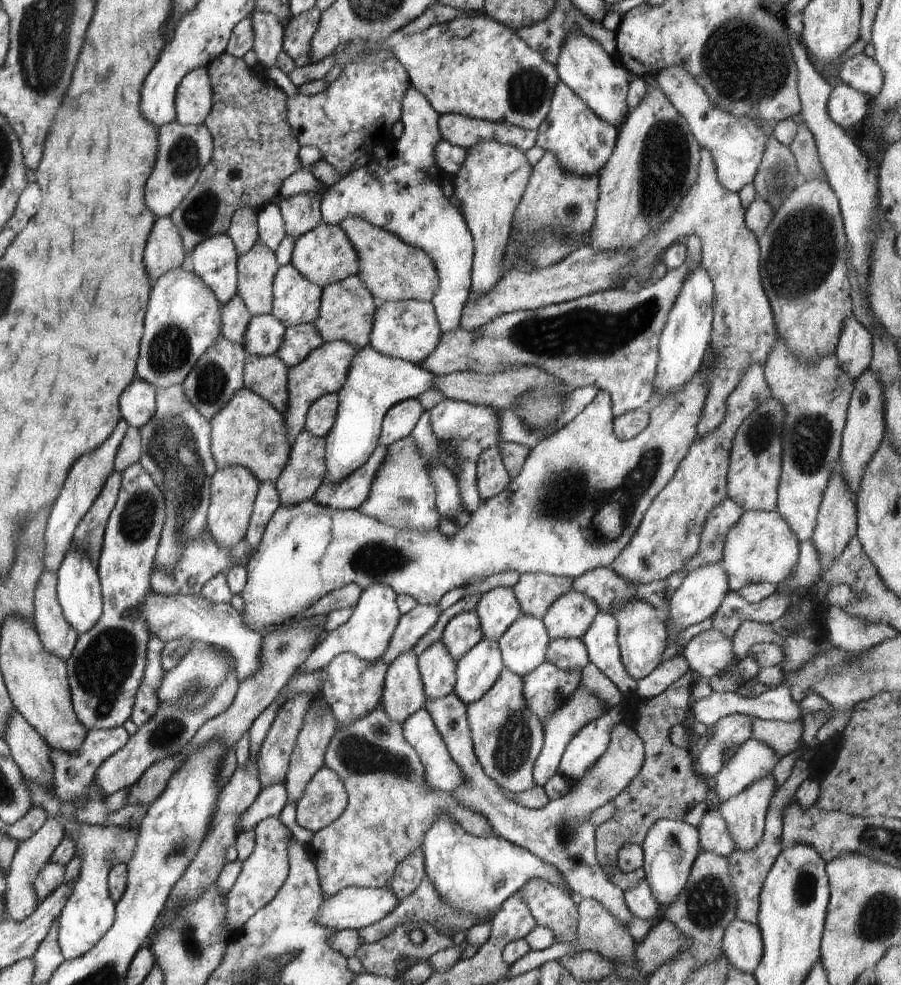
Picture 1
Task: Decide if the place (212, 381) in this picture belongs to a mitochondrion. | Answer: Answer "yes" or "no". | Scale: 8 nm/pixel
yes

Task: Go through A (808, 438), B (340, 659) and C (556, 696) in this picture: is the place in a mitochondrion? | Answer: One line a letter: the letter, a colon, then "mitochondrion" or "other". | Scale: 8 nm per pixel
A: mitochondrion
B: other
C: mitochondrion

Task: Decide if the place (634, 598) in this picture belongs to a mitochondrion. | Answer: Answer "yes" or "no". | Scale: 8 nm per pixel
no

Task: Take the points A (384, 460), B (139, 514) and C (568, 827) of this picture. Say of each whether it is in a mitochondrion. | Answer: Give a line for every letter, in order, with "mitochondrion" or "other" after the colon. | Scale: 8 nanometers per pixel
A: other
B: mitochondrion
C: mitochondrion

